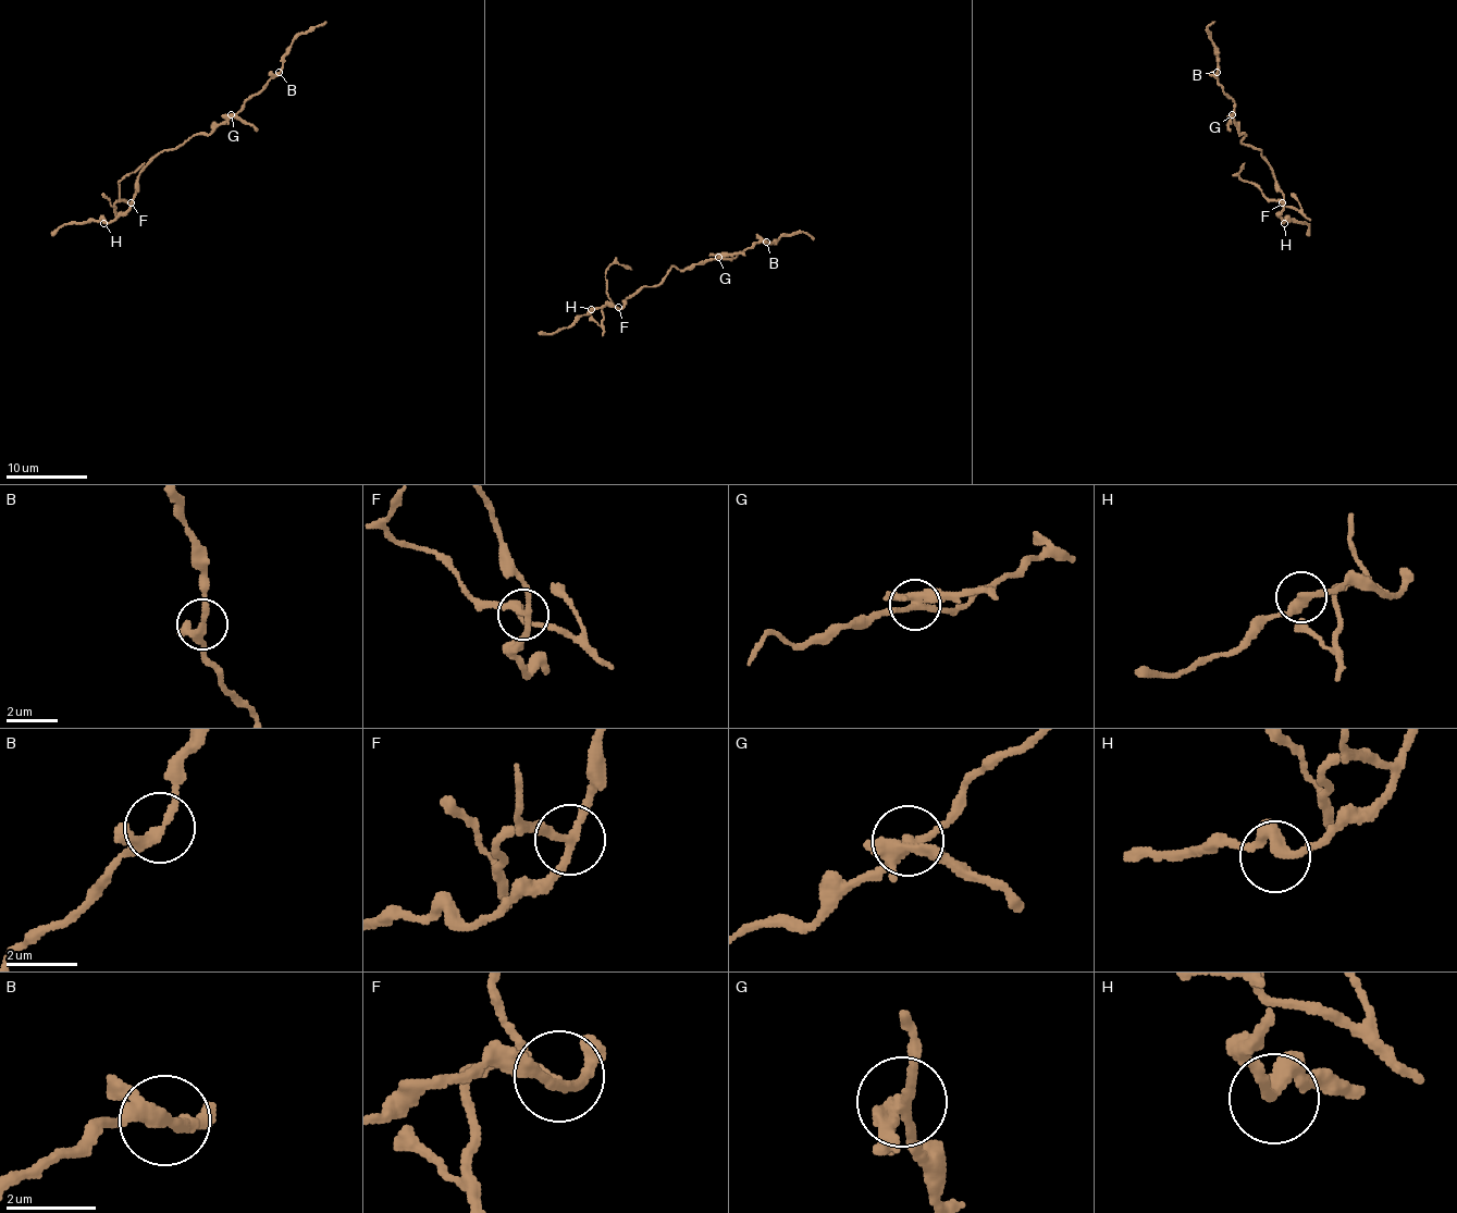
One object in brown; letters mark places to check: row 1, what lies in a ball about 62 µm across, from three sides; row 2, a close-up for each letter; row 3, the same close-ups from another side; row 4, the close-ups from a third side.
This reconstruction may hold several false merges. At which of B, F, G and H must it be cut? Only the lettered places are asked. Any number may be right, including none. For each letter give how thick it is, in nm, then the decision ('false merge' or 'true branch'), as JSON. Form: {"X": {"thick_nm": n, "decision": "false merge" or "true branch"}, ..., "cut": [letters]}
{"B": {"thick_nm": 240, "decision": "true branch"}, "F": {"thick_nm": 220, "decision": "false merge"}, "G": {"thick_nm": 280, "decision": "false merge"}, "H": {"thick_nm": 320, "decision": "true branch"}, "cut": ["F", "G"]}

